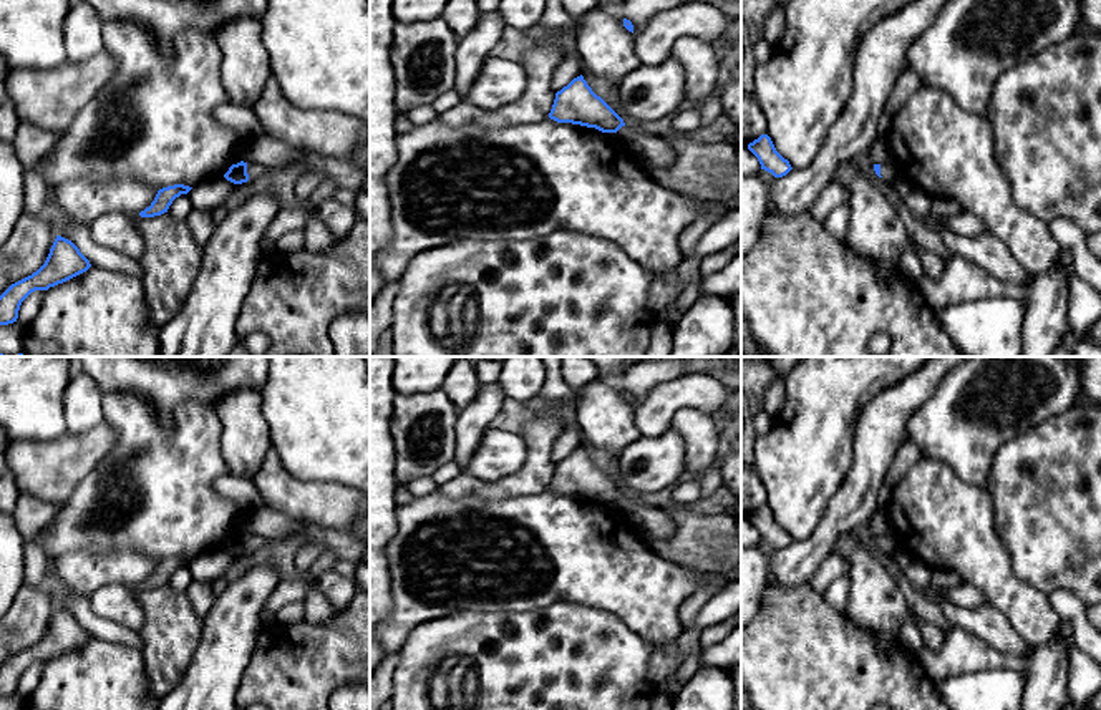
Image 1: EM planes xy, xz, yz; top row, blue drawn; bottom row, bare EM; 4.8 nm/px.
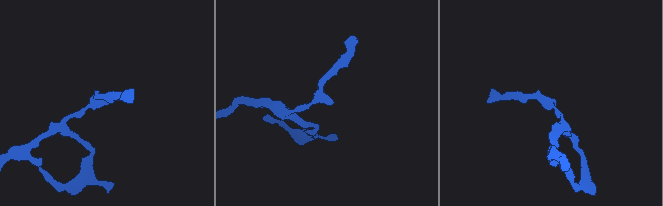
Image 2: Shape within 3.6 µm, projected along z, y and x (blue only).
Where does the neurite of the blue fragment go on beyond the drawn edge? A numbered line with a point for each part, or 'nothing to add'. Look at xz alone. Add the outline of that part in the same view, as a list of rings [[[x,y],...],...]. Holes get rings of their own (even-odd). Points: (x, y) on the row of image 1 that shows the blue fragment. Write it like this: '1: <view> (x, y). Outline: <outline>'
1: xz (655, 150). Outline: [[[622,126],[617,134],[625,141],[637,143],[643,158],[652,166],[670,168],[677,161],[675,149],[662,136],[642,134],[628,126]]]

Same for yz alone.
1: yz (887, 170). Outline: [[[890,159],[884,164],[880,164],[880,176],[885,182],[894,182],[895,176],[897,176],[897,169]]]

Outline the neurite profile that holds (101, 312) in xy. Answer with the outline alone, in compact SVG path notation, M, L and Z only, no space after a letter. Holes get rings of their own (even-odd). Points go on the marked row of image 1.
M91 265L76 279L45 290L38 315L25 330L25 357L159 357L143 280Z

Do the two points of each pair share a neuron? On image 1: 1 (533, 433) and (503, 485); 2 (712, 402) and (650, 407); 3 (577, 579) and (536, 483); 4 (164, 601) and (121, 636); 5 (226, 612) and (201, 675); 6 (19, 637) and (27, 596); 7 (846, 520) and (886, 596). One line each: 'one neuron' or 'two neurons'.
1: one neuron
2: one neuron
3: two neurons
4: two neurons
5: one neuron
6: one neuron
7: two neurons

